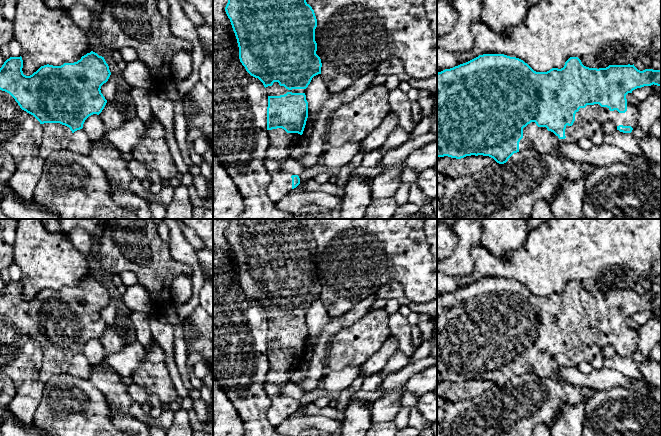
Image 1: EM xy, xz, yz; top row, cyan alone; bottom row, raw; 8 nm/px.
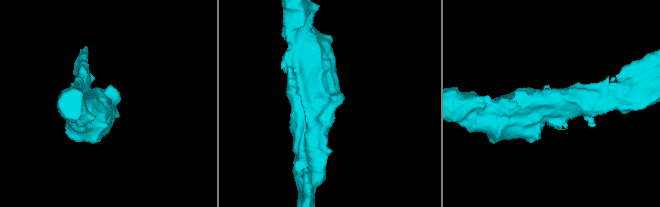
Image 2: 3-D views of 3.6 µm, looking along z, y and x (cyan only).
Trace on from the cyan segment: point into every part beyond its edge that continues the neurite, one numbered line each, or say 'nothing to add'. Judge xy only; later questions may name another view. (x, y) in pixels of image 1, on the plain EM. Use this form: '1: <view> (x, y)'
1: xy (56, 360)

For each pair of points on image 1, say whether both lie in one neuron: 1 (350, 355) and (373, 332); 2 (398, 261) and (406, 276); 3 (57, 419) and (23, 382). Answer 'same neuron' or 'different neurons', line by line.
1: same neuron
2: same neuron
3: different neurons

